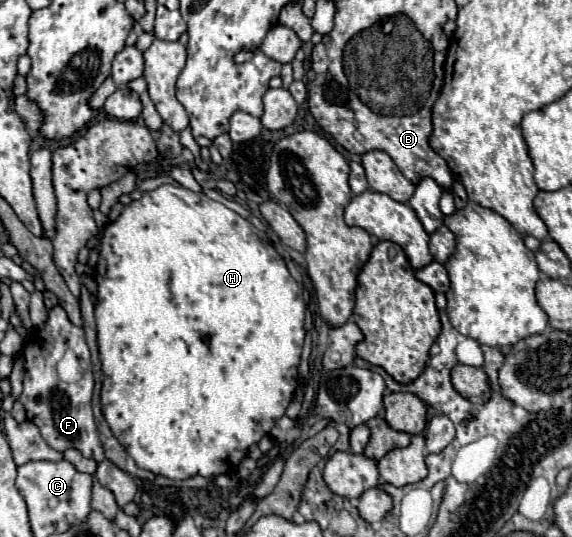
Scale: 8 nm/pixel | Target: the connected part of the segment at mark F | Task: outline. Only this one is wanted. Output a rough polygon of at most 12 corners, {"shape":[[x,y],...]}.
{"shape":[[57,305],[29,335],[19,401],[57,451],[105,459],[91,413],[91,369],[57,377],[83,327]]}

